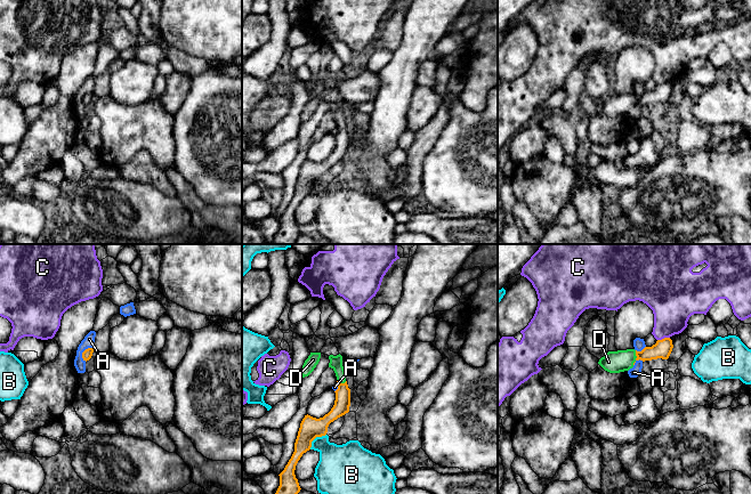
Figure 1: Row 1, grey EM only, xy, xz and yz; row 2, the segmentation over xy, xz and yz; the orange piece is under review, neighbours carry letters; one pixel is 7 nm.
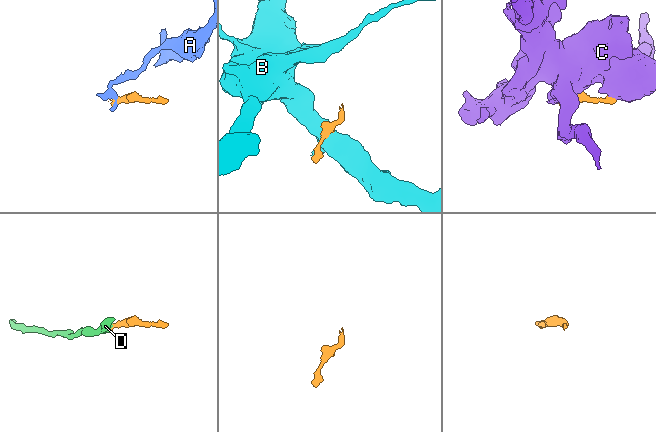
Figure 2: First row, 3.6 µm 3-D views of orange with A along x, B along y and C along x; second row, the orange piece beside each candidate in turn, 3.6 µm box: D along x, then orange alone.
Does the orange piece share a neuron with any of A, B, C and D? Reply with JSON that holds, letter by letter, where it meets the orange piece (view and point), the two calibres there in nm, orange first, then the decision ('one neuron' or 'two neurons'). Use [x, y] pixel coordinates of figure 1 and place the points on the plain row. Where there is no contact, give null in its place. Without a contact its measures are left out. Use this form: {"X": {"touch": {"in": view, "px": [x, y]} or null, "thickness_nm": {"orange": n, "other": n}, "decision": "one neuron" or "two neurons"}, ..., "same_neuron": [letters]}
{"A": {"touch": {"in": "xy", "px": [82, 97]}, "thickness_nm": {"orange": 70, "other": 80}, "decision": "two neurons"}, "B": {"touch": {"in": "xz", "px": [315, 181]}, "thickness_nm": {"orange": 150, "other": 280}, "decision": "two neurons"}, "C": {"touch": {"in": "yz", "px": [664, 82]}, "thickness_nm": {"orange": 130, "other": 300}, "decision": "two neurons"}, "D": {"touch": {"in": "yz", "px": [637, 102]}, "thickness_nm": {"orange": 130, "other": 160}, "decision": "one neuron"}, "same_neuron": ["D"]}

